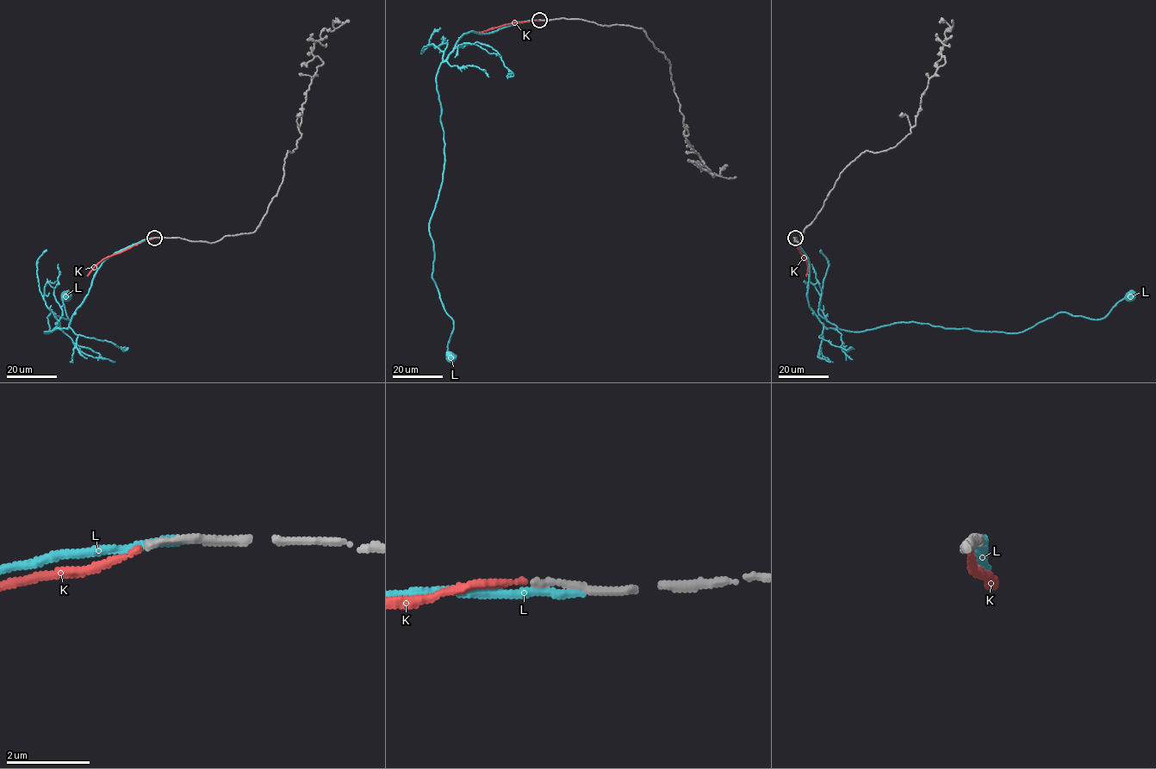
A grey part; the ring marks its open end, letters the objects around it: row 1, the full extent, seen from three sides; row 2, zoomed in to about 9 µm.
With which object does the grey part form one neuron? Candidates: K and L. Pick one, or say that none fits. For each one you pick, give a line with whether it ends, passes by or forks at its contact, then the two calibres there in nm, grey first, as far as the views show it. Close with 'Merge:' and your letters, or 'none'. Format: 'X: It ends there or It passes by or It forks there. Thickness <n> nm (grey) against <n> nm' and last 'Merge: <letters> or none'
K: It ends there. Thickness 160 nm (grey) against 140 nm
Merge: K

